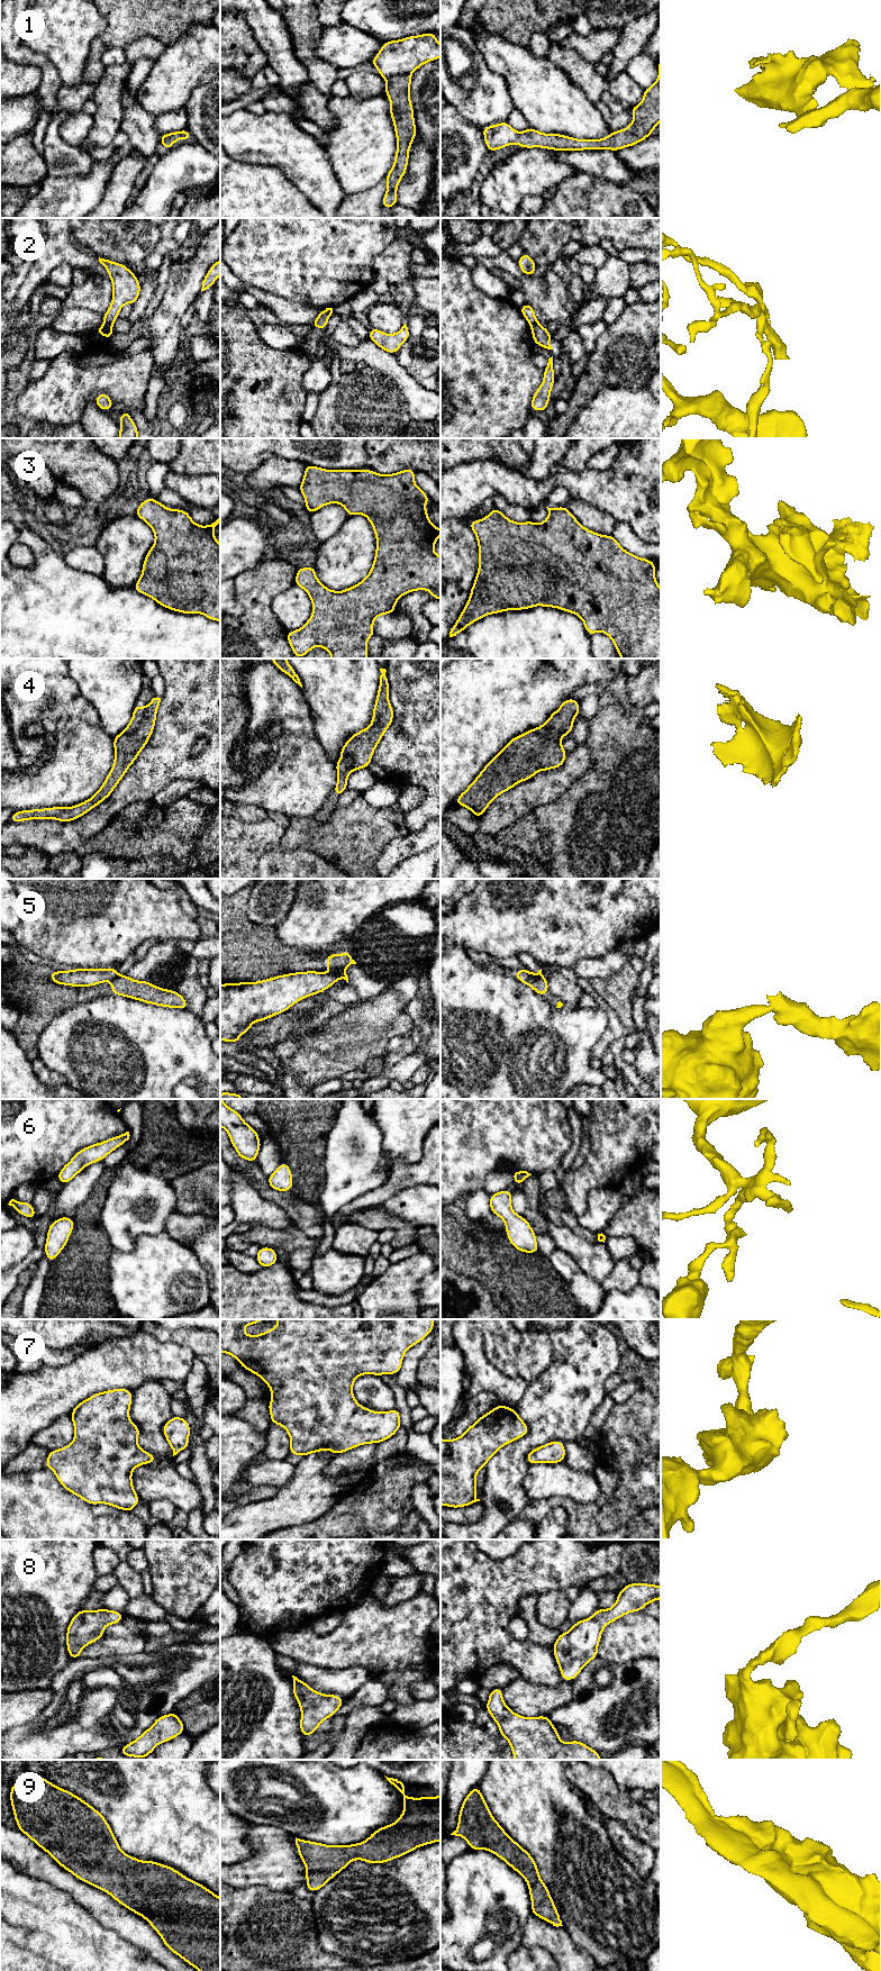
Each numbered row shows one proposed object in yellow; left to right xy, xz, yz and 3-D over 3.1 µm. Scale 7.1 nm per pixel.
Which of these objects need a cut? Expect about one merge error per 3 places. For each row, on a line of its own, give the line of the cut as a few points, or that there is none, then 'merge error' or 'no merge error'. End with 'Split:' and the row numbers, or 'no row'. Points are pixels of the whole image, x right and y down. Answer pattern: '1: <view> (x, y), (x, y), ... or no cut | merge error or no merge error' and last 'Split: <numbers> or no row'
1: no cut | no merge error
2: xy (105, 321), (111, 326) | merge error
3: no cut | no merge error
4: xy (146, 708), (141, 723), (132, 732), (124, 733) | merge error
5: xz (332, 972), (336, 980) | merge error
6: no cut | no merge error
7: no cut | no merge error
8: no cut | no merge error
9: no cut | no merge error
Split: 2, 4, 5

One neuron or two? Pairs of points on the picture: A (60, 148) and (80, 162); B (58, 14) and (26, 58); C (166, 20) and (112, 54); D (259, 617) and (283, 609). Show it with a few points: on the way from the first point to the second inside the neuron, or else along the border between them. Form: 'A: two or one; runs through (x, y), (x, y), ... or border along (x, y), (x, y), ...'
A: one; runs through (64, 153), (75, 161)
B: two; border along (21, 44), (30, 51), (43, 53), (54, 64)
C: two; border along (123, 47), (109, 47), (102, 56), (102, 64)
D: two; border along (285, 589), (273, 598), (271, 610), (287, 632)

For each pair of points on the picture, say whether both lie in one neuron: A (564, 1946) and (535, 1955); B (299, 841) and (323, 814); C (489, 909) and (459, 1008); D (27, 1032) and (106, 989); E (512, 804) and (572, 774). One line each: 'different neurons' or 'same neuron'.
A: different neurons
B: different neurons
C: different neurons
D: same neuron
E: same neuron

